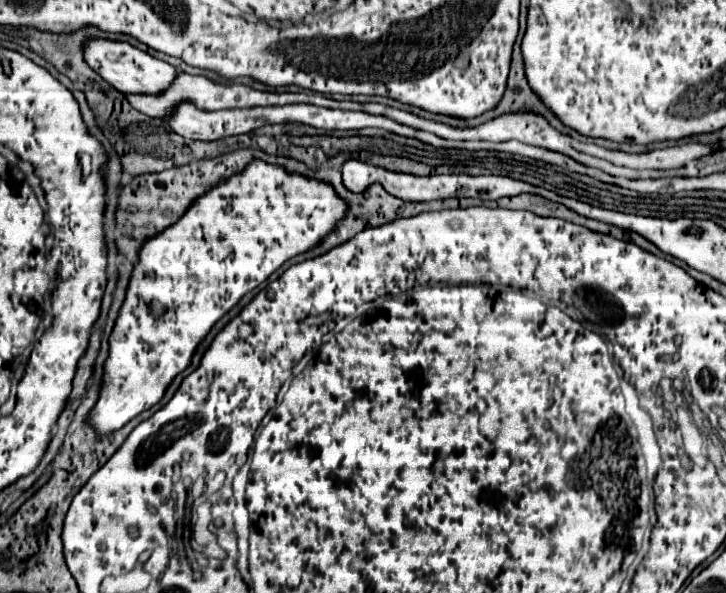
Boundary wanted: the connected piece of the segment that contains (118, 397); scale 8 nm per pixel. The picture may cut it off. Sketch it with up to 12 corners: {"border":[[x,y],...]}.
{"border":[[252,161],[140,249],[90,425],[158,403],[210,327],[332,233]]}

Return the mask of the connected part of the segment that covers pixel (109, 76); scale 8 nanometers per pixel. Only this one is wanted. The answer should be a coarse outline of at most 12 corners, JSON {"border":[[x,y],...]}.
{"border":[[88,41],[84,59],[120,93],[160,95],[178,71],[130,43]]}

